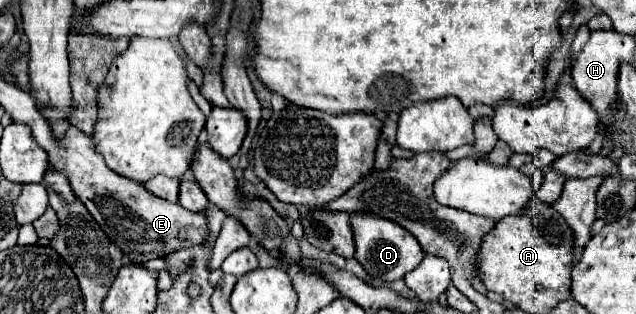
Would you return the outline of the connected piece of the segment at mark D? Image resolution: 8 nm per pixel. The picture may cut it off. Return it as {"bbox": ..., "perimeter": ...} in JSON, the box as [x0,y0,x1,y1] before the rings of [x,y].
{"bbox":[351,215,425,281],"perimeter":[[[351,215],[351,229],[357,243],[355,259],[365,267],[371,277],[377,277],[381,281],[403,279],[403,275],[413,271],[425,257],[417,239],[407,229],[391,223],[389,219],[379,219],[379,215]]]}

